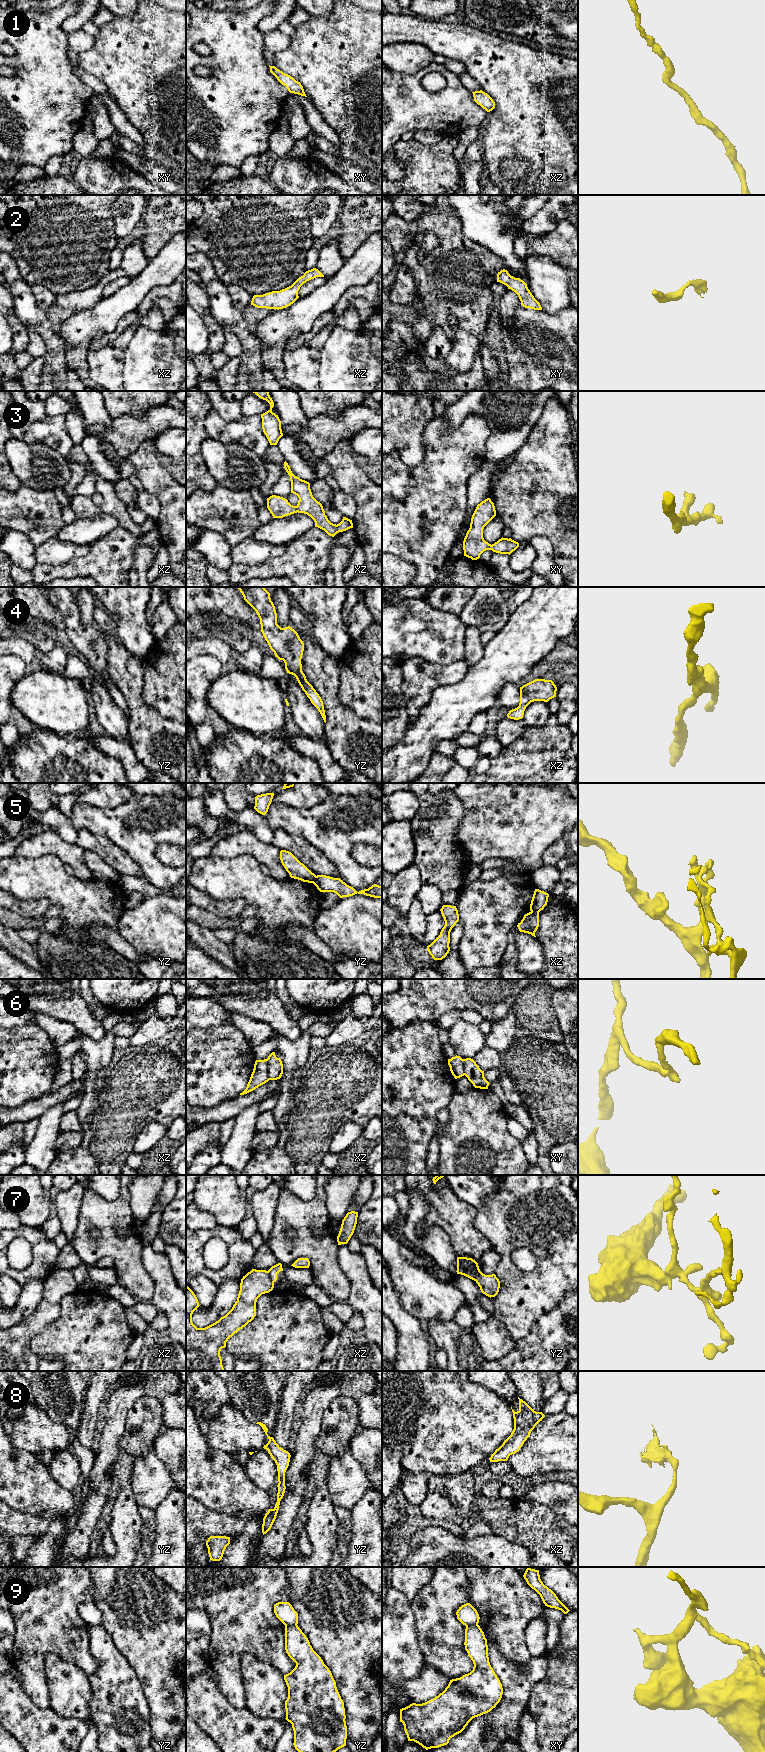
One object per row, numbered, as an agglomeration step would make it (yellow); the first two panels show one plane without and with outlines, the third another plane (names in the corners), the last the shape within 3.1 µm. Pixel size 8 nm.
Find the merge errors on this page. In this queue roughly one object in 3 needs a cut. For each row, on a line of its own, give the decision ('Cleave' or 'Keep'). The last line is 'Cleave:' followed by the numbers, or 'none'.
1: Keep
2: Keep
3: Keep
4: Keep
5: Cleave
6: Cleave
7: Cleave
8: Keep
9: Cleave
Cleave: 5, 6, 7, 9

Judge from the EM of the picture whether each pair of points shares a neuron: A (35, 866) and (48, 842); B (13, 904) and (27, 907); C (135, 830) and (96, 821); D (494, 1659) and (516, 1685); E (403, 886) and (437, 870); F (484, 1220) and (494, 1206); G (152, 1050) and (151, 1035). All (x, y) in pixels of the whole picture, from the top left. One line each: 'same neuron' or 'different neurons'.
A: different neurons
B: same neuron
C: same neuron
D: same neuron
E: different neurons
F: same neuron
G: different neurons

